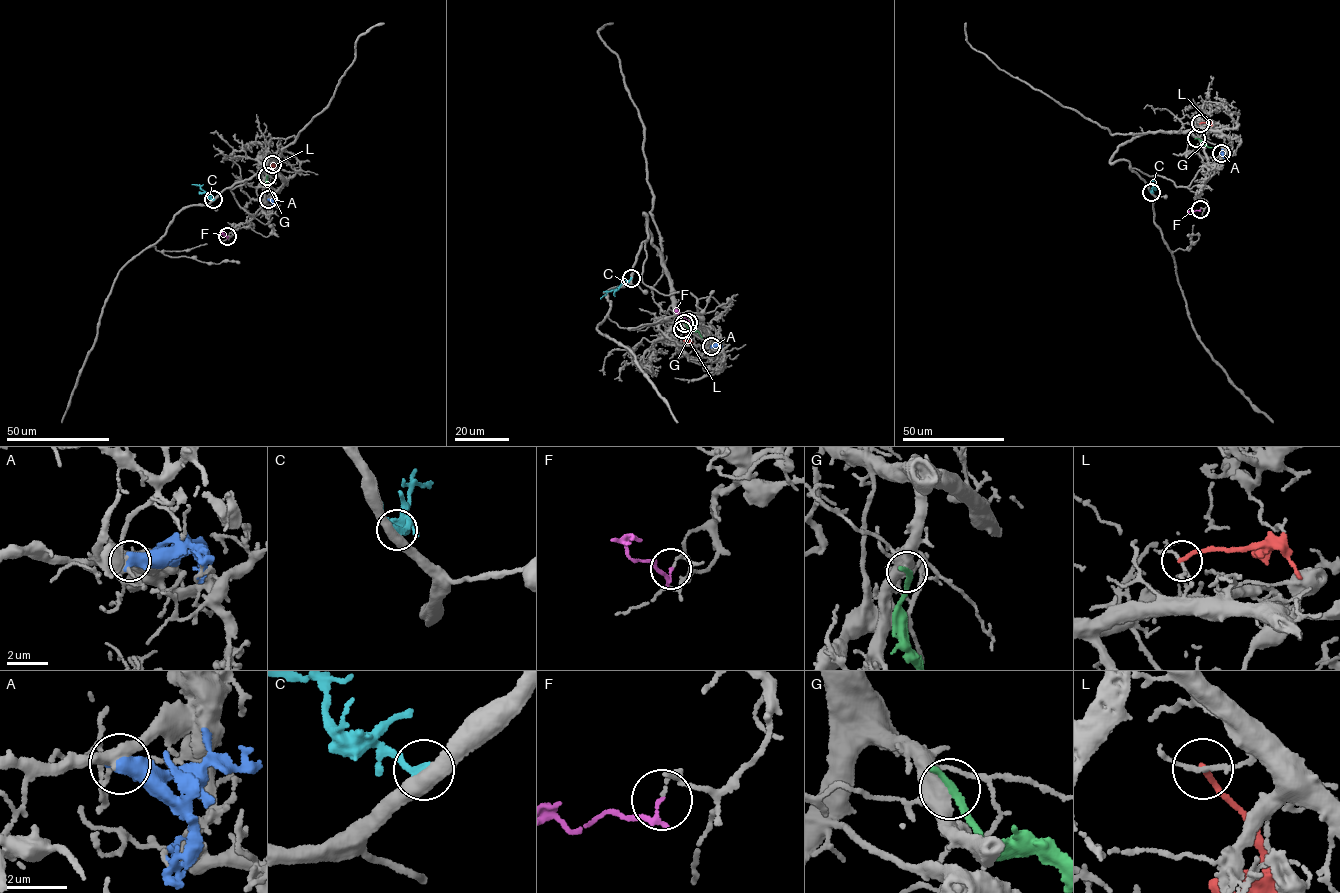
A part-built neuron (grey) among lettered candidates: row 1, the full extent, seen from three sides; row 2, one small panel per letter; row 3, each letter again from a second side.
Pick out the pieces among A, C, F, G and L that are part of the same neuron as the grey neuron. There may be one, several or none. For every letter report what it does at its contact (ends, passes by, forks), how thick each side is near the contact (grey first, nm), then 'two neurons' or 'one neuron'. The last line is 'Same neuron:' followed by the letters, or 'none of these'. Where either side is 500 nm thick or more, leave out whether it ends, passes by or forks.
A: 360/650 nm | two neurons
C: it ends | 480/280 nm | two neurons
F: it ends | 100/170 nm | two neurons
G: it ends | 420/300 nm | two neurons
L: it ends | 130/190 nm | two neurons
Same neuron: none of these

